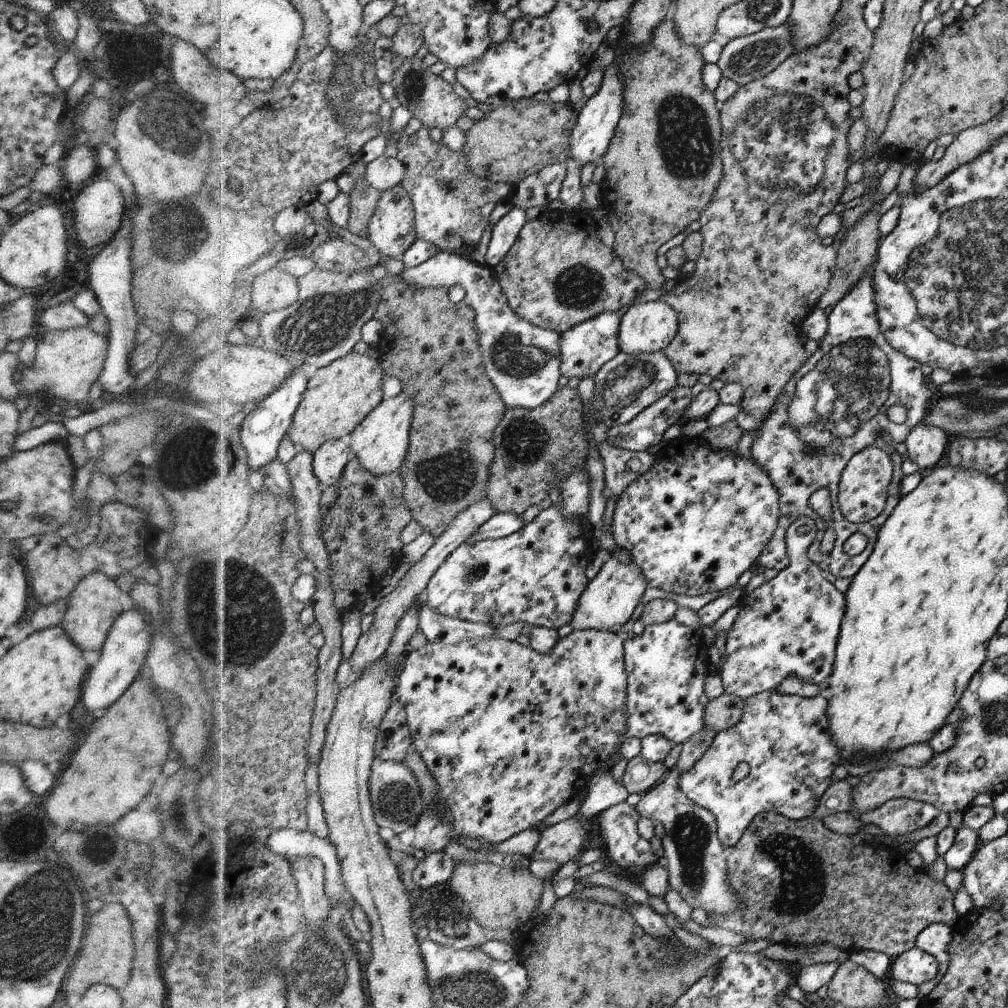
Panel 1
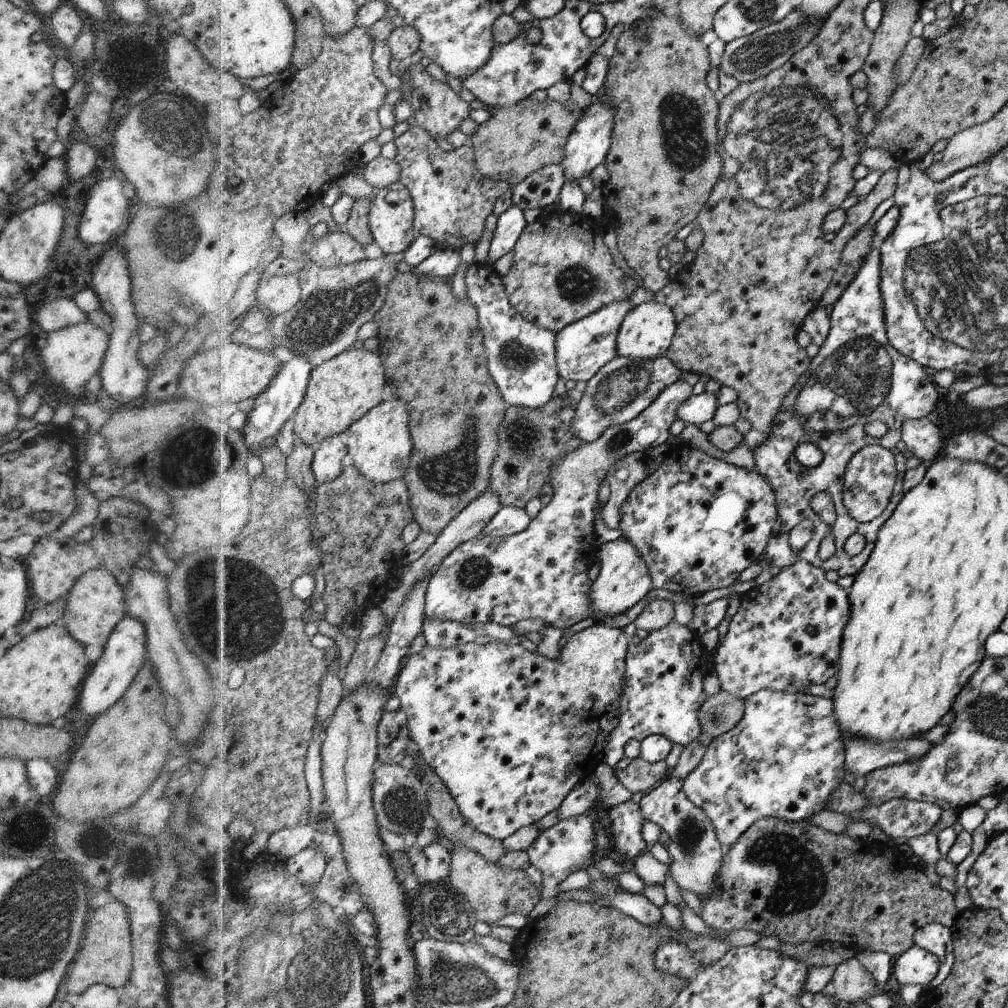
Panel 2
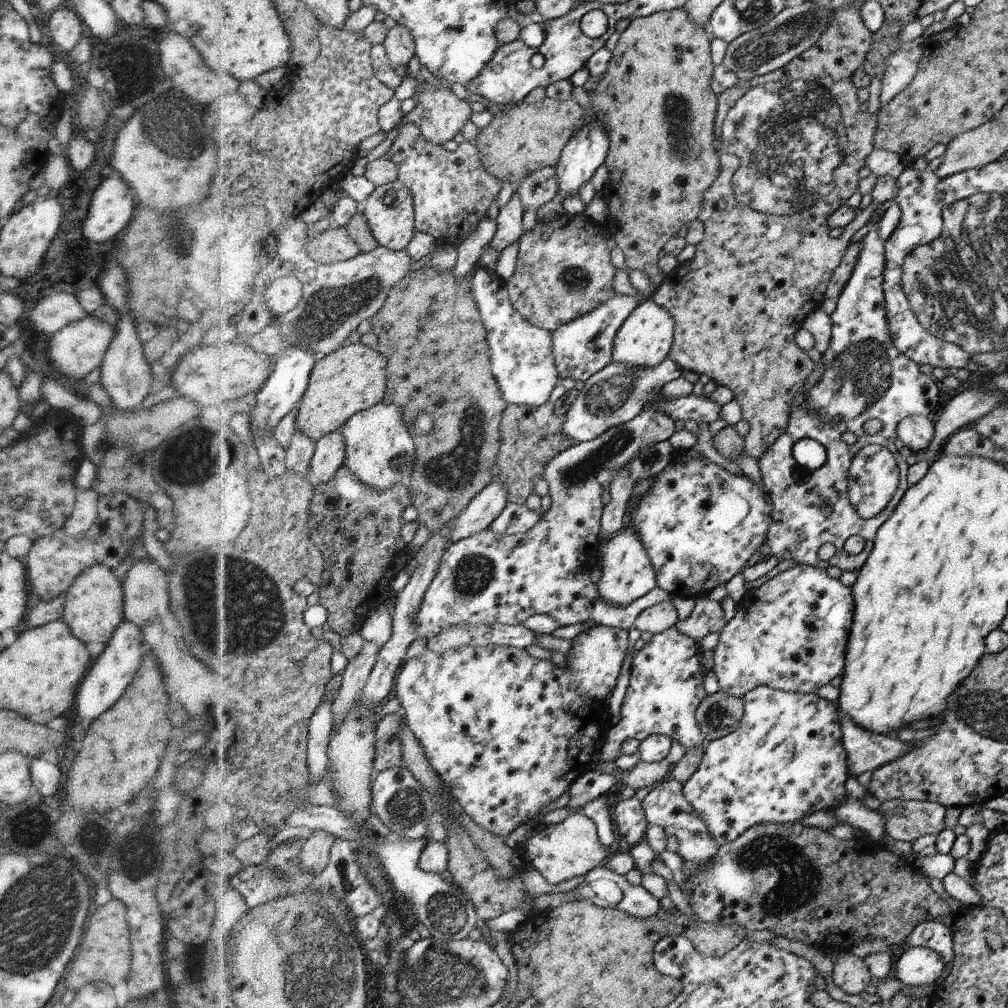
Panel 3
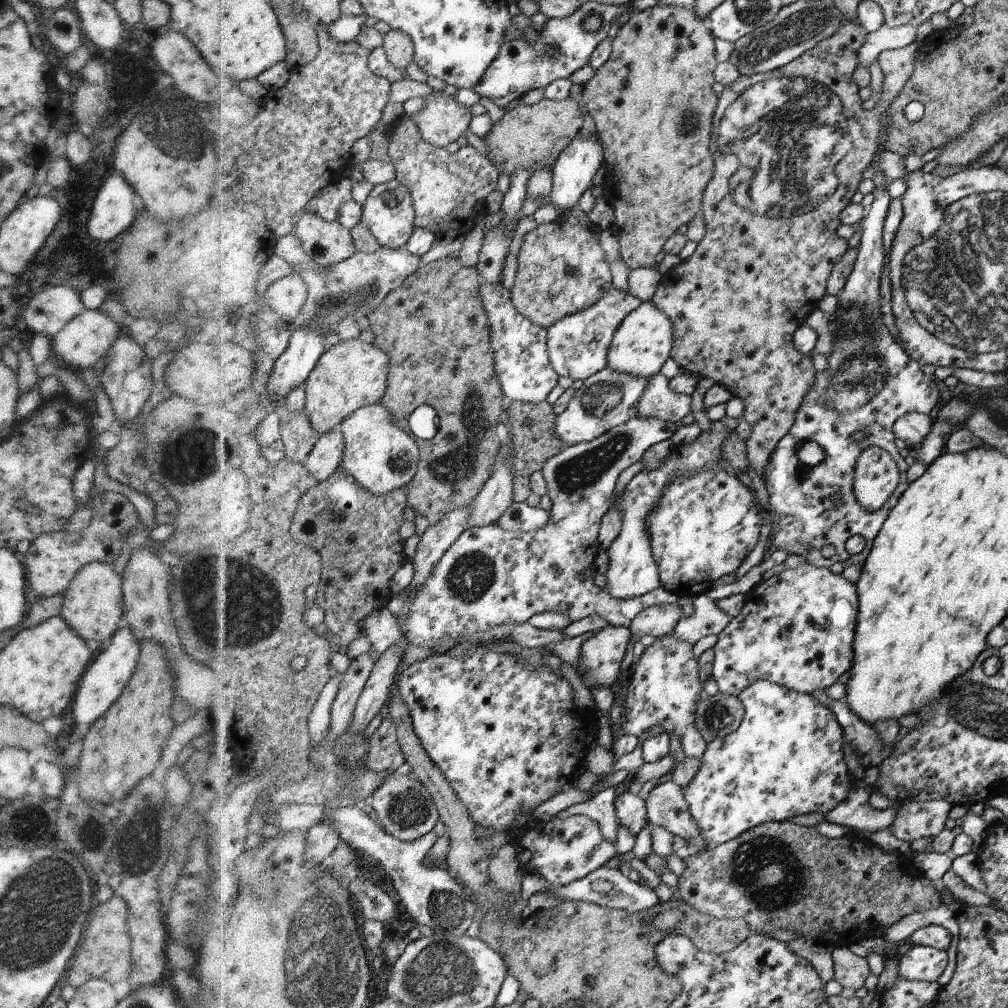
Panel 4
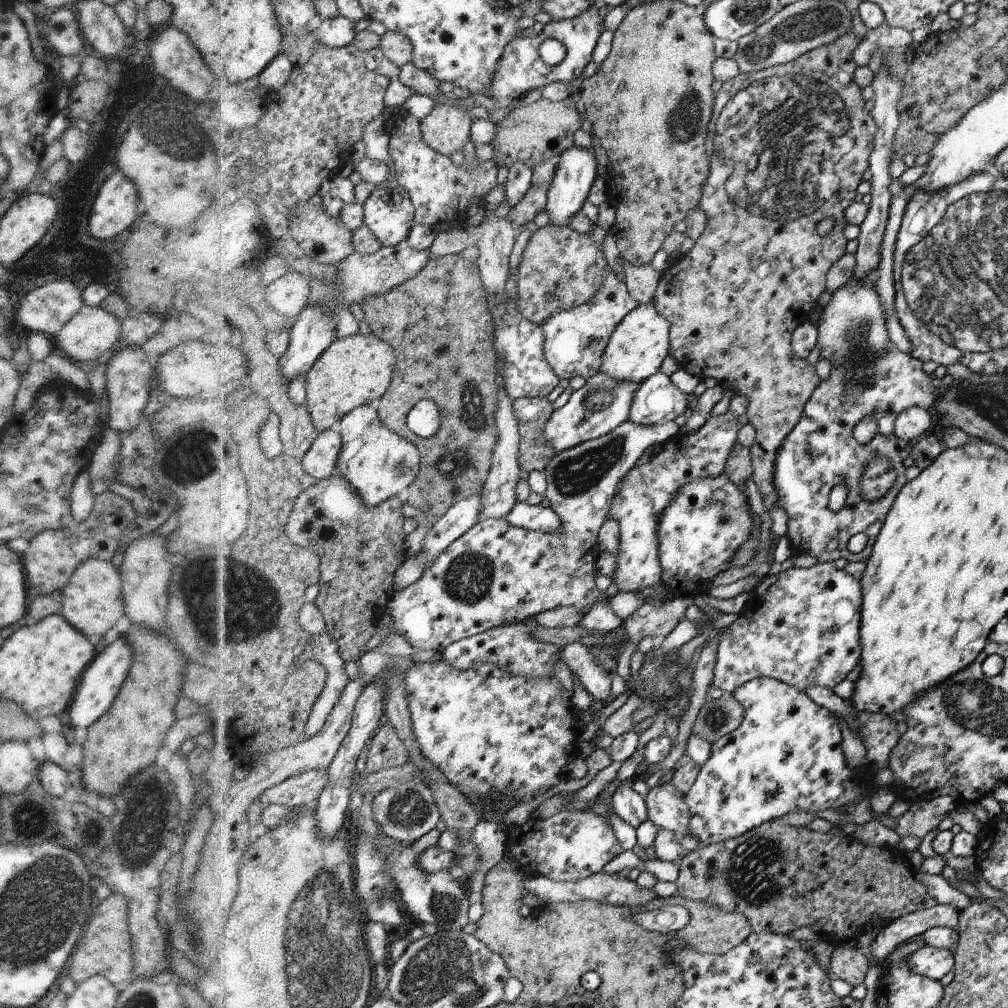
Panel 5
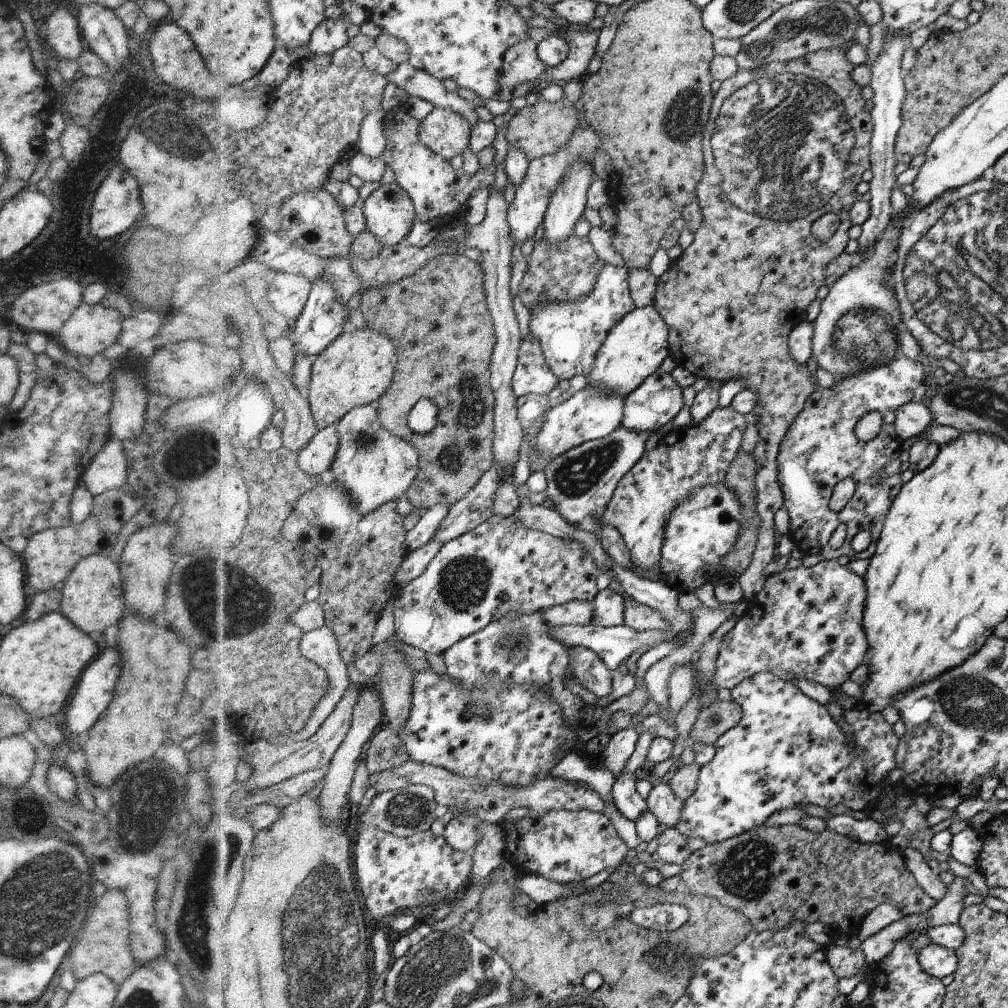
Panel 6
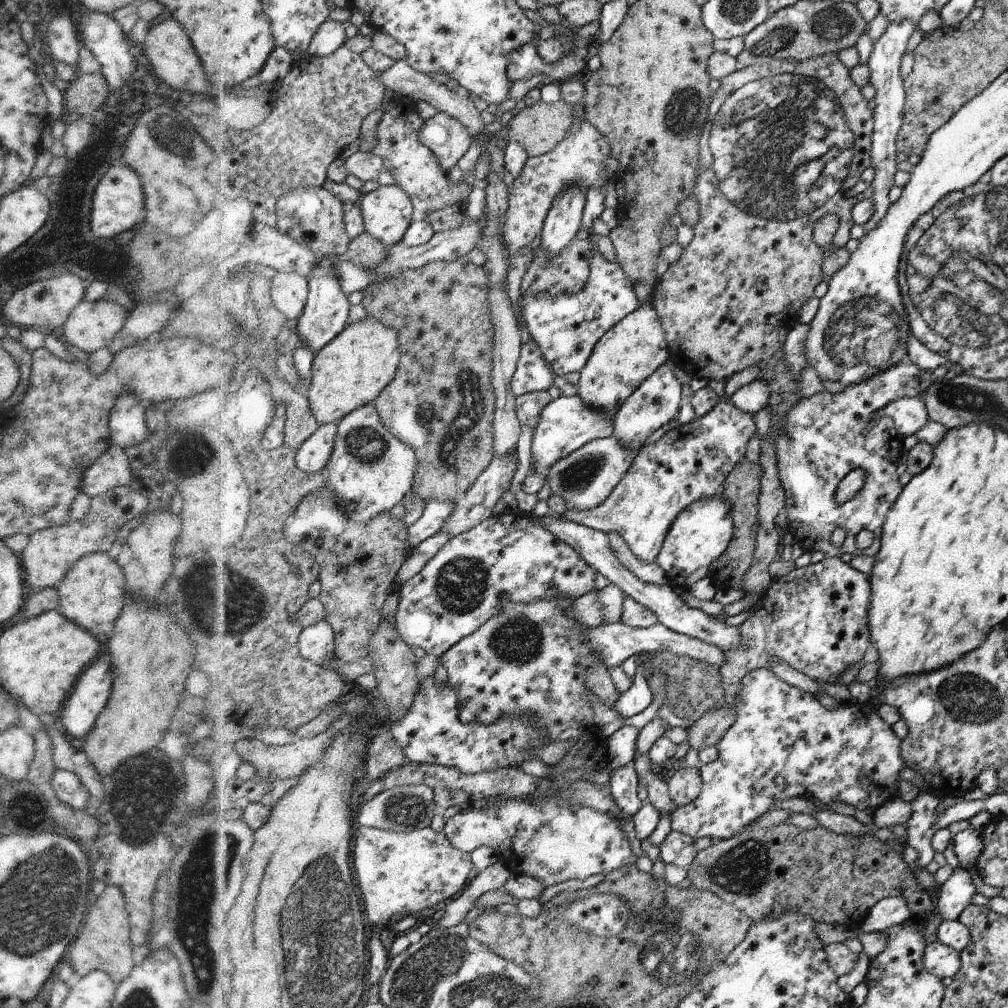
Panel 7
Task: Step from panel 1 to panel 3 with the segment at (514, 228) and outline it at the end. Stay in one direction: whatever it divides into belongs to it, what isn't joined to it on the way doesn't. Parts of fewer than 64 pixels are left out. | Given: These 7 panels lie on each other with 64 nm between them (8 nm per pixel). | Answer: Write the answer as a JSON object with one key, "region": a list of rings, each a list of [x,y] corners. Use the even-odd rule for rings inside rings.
{"region":[[[514,192],[510,202],[499,210],[496,220],[497,229],[489,246],[500,253],[506,246],[514,244],[524,232],[524,229],[522,229],[522,215],[524,212],[525,209]]]}

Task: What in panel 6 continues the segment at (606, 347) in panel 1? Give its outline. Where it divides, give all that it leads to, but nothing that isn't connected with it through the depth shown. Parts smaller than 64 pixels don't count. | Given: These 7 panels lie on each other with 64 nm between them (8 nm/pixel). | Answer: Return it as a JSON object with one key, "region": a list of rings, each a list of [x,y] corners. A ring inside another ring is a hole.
{"region":[[[606,264],[596,276],[592,292],[582,296],[578,302],[560,302],[555,306],[531,308],[529,328],[542,343],[548,366],[561,383],[576,375],[586,377],[592,372],[592,364],[600,346],[603,346],[604,338],[635,308],[628,285],[628,268]]]}

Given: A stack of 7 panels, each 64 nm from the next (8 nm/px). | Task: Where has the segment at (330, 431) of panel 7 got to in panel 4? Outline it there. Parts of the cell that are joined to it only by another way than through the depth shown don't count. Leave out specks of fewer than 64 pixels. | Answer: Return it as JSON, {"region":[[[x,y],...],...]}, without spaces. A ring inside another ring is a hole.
{"region":[[[342,430],[326,433],[320,437],[306,467],[315,476],[317,483],[327,481],[338,470],[342,470],[346,452],[347,442]]]}

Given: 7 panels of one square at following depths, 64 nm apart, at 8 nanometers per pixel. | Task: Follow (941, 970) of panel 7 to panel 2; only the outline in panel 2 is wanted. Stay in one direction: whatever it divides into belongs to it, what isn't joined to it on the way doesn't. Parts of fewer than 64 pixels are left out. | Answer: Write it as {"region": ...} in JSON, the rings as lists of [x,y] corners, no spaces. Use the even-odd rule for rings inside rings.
{"region":[[[914,946],[894,962],[893,976],[901,985],[925,987],[932,982],[939,968],[939,960],[931,951]]]}

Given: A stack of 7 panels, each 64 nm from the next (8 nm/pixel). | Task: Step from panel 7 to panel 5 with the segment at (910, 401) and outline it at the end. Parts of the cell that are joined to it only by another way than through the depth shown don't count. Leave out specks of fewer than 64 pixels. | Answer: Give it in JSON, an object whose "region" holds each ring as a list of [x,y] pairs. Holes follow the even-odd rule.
{"region":[[[920,407],[903,410],[895,420],[895,435],[899,443],[904,445],[910,440],[920,438],[936,427],[935,415]]]}

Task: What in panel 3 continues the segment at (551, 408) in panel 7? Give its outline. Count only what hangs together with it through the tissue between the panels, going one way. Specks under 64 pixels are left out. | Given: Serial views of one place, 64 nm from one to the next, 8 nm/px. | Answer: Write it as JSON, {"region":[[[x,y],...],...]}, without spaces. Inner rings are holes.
{"region":[[[666,357],[653,367],[628,367],[627,364],[611,362],[599,373],[590,377],[574,400],[565,416],[565,435],[578,442],[600,436],[606,429],[632,420],[653,400],[655,393],[669,382],[683,376],[681,368]]]}

